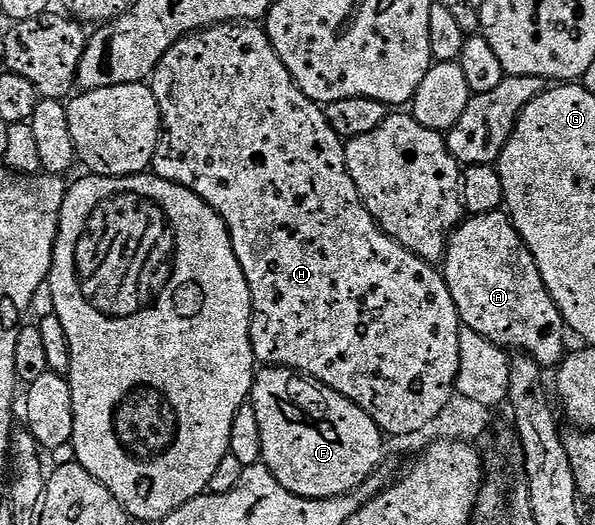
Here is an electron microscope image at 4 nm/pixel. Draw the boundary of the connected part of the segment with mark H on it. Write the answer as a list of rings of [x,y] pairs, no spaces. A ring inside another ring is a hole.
[[[229,23],[211,25],[198,33],[183,37],[174,47],[162,55],[158,67],[152,72],[150,88],[160,108],[160,142],[156,145],[151,172],[170,183],[178,183],[194,195],[198,195],[224,220],[234,247],[234,255],[246,275],[246,283],[252,296],[252,322],[250,323],[250,343],[257,362],[264,367],[295,369],[314,381],[321,381],[326,387],[338,391],[350,399],[374,423],[381,433],[394,439],[398,435],[418,432],[443,408],[447,407],[456,393],[456,380],[459,371],[459,333],[462,322],[454,307],[450,287],[444,282],[443,272],[433,262],[424,261],[399,245],[392,237],[387,237],[377,225],[376,220],[366,211],[350,179],[346,159],[345,142],[336,134],[334,127],[326,119],[324,109],[311,101],[297,87],[282,59],[274,51],[272,40],[267,32],[256,23]]]

